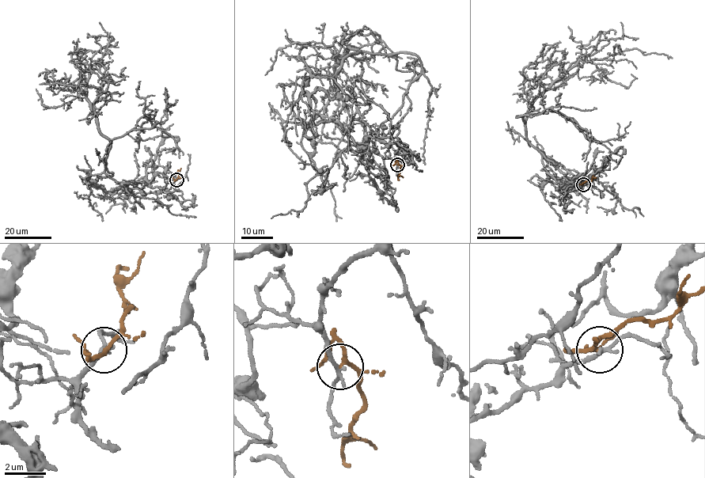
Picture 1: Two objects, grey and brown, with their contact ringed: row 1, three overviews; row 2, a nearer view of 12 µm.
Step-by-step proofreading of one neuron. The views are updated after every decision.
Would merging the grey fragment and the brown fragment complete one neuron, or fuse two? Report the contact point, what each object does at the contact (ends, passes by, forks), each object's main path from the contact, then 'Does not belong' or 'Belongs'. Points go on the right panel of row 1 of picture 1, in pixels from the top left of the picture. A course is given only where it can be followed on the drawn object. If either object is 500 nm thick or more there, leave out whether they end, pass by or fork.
Place: (583, 184). At the ring grey passes by. At the ring brown passes by. Course of grey: (583, 184), (562, 191), (547, 172), (528, 140), (530, 104), (581, 59), (634, 48), (668, 58). Course of brown: (582, 184), (595, 178). Does not belong

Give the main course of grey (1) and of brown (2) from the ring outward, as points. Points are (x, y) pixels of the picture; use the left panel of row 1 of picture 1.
1: (176, 180), (178, 191), (147, 193), (104, 172), (110, 142), (87, 97), (89, 74), (71, 55), (118, 47)
2: (176, 180), (179, 170)

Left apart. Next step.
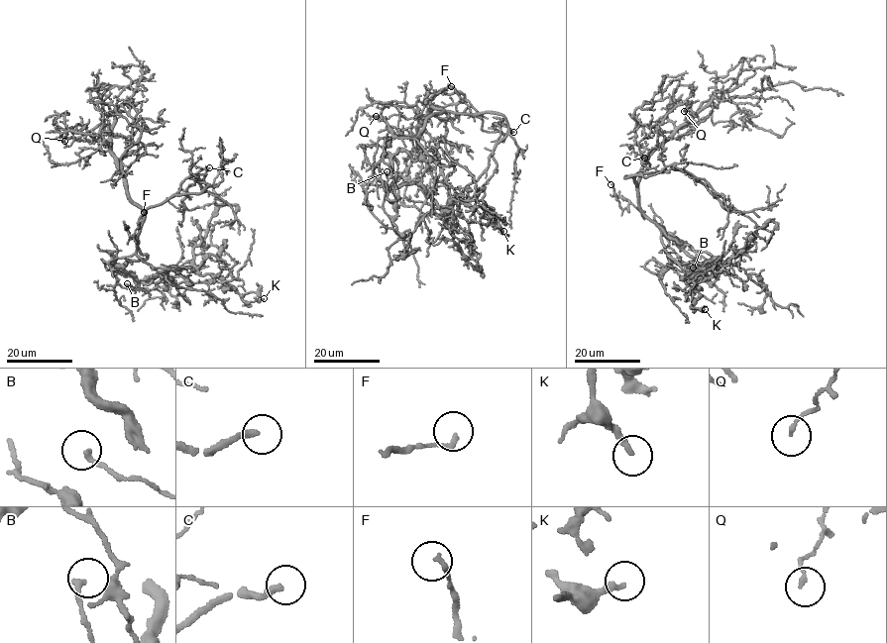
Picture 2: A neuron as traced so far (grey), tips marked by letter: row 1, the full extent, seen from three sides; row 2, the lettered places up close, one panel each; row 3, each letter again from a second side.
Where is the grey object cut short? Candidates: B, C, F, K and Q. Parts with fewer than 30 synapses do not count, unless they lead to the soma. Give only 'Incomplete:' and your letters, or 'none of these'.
Incomplete: C

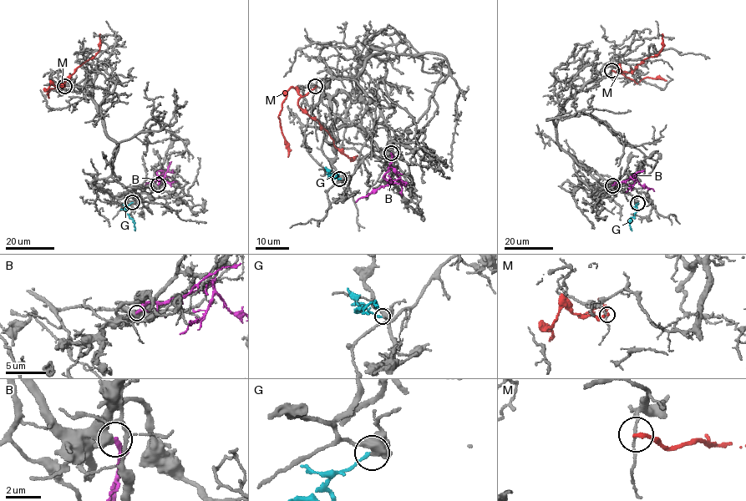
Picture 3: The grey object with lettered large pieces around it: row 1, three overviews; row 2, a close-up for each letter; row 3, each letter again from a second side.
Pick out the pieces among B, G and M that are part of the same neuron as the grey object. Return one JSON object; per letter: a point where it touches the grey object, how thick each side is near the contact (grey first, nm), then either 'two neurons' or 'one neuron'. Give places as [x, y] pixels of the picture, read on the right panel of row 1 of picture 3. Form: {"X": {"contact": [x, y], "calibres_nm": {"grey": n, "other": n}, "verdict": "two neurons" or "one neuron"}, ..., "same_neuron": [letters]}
{"B": {"contact": [612, 185], "calibres_nm": {"grey": 600, "other": 220}, "verdict": "two neurons"}, "G": {"contact": [637, 203], "calibres_nm": {"grey": 420, "other": 200}, "verdict": "two neurons"}, "M": {"contact": [611, 70], "calibres_nm": {"grey": 110, "other": 240}, "verdict": "two neurons"}, "same_neuron": []}

